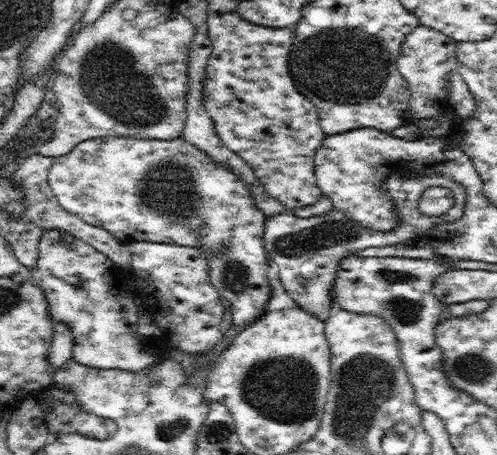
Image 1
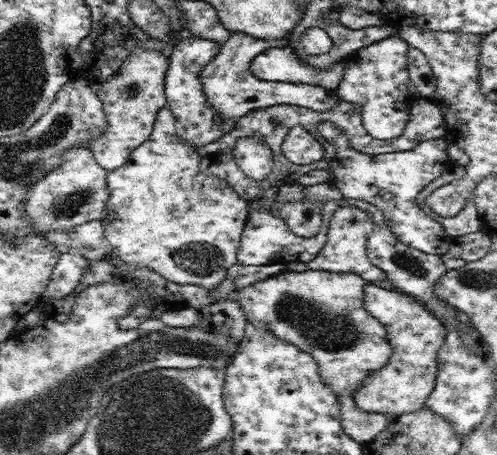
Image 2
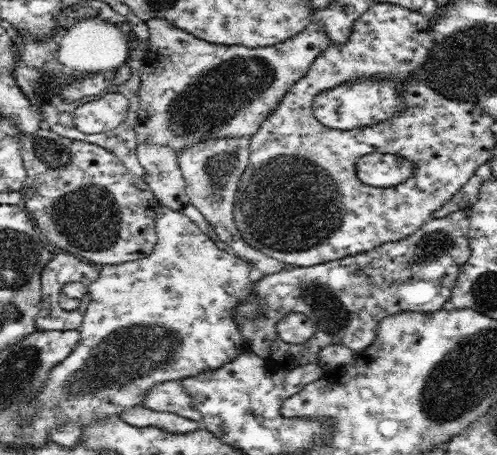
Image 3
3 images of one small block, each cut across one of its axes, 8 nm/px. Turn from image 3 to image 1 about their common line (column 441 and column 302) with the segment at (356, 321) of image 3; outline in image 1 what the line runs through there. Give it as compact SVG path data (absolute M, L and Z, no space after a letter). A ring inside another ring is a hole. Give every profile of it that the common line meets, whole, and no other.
M391 172L385 180L385 188L389 198L393 200L397 214L399 214L399 228L393 232L381 234L381 232L371 232L367 228L361 228L359 224L349 222L341 212L329 212L327 216L313 216L313 218L297 218L295 214L283 212L275 214L271 218L265 218L263 224L263 248L267 258L277 266L279 272L279 282L285 290L285 294L297 304L297 308L305 310L311 316L317 316L319 320L329 318L329 310L333 308L333 296L331 290L335 286L339 266L343 258L349 258L357 254L359 250L365 248L383 248L383 246L395 246L401 242L413 240L417 234L429 232L441 222L455 222L463 214L463 204L465 204L465 188L449 178L443 176L409 176L401 178L399 174ZM429 188L447 188L451 192L453 206L447 210L443 216L425 216L419 214L419 198L423 196L425 190Z

